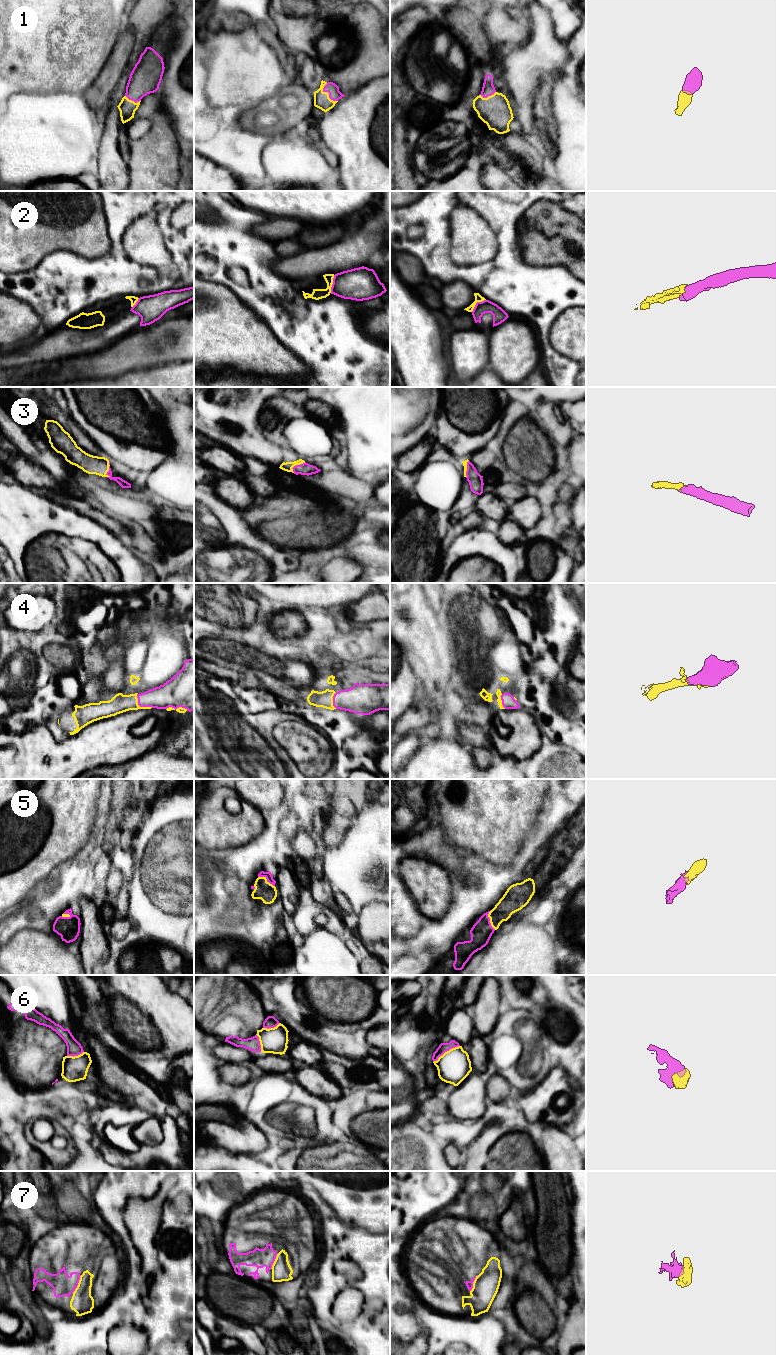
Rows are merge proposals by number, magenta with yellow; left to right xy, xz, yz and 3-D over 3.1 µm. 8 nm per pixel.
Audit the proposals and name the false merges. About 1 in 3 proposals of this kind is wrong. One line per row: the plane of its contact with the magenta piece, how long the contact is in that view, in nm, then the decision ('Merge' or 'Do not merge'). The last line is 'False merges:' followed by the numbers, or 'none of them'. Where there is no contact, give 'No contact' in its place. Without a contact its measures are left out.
1: Touches magenta in xz. Shared border 180 nm. Merge
2: Touches magenta in yz. Shared border 160 nm. Do not merge
3: Touches magenta in xy. Shared border 140 nm. Merge
4: Touches magenta in xy. Shared border 170 nm. Merge
5: Touches magenta in xz. Shared border 160 nm. Merge
6: Touches magenta in yz. Shared border 260 nm. Merge
7: Touches magenta in xy. Shared border 160 nm. Merge
False merges: 2

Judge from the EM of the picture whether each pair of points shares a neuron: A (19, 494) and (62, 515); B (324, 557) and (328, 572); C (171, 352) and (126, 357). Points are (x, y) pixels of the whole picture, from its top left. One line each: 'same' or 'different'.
A: same
B: different
C: same

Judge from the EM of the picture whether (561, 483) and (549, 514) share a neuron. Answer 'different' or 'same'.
same

